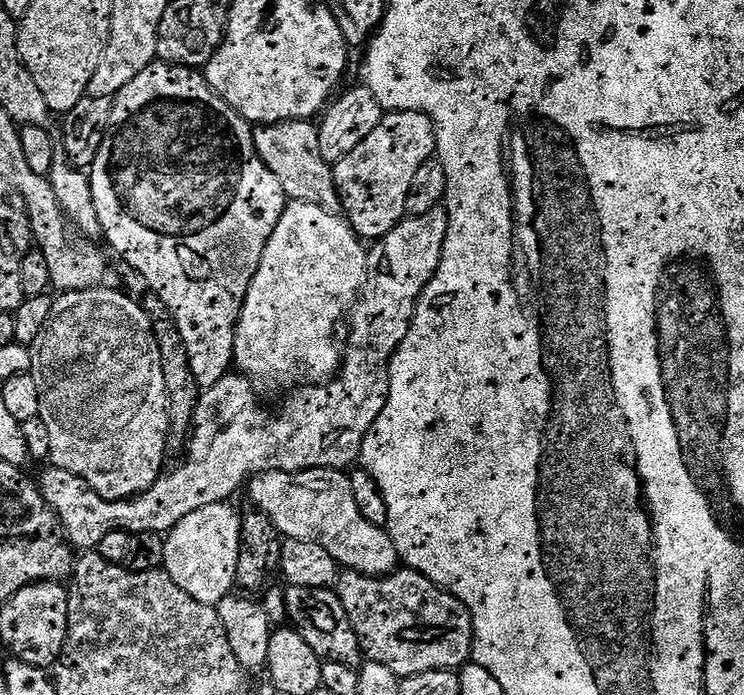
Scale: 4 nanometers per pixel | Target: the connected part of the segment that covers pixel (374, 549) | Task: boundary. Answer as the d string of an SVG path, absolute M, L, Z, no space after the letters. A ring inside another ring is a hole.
M315 468L309 472L265 470L248 480L246 492L281 537L318 543L337 565L360 576L387 576L398 568L396 547L387 531L366 522L366 518L352 520L352 516L344 516L340 520L340 504L352 490L351 479L344 475L334 468Z

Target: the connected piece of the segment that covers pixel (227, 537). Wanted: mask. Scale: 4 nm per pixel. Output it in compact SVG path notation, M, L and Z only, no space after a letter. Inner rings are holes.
M227 503L206 506L186 514L164 541L164 566L174 583L198 602L218 605L236 584L240 552L241 513Z

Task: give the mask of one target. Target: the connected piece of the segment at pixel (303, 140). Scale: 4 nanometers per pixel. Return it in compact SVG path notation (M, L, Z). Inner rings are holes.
M284 120L281 124L259 125L253 131L252 140L256 144L256 153L281 182L289 201L310 202L327 212L341 211L340 194L332 178L333 165L322 158L320 130L312 120Z

